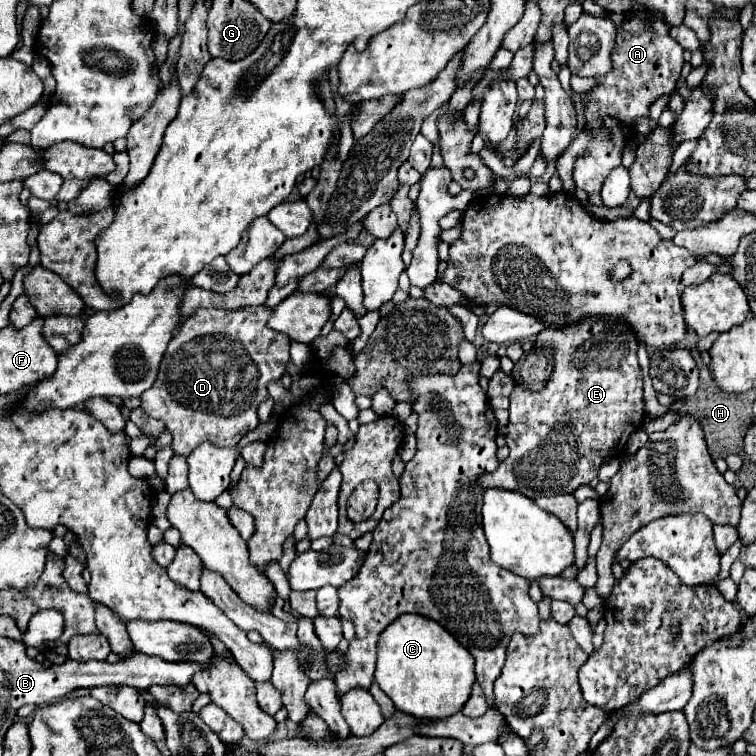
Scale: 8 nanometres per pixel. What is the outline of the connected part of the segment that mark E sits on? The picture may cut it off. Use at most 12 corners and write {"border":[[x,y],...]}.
{"border":[[621,320],[545,328],[481,488],[573,494],[643,424]]}

